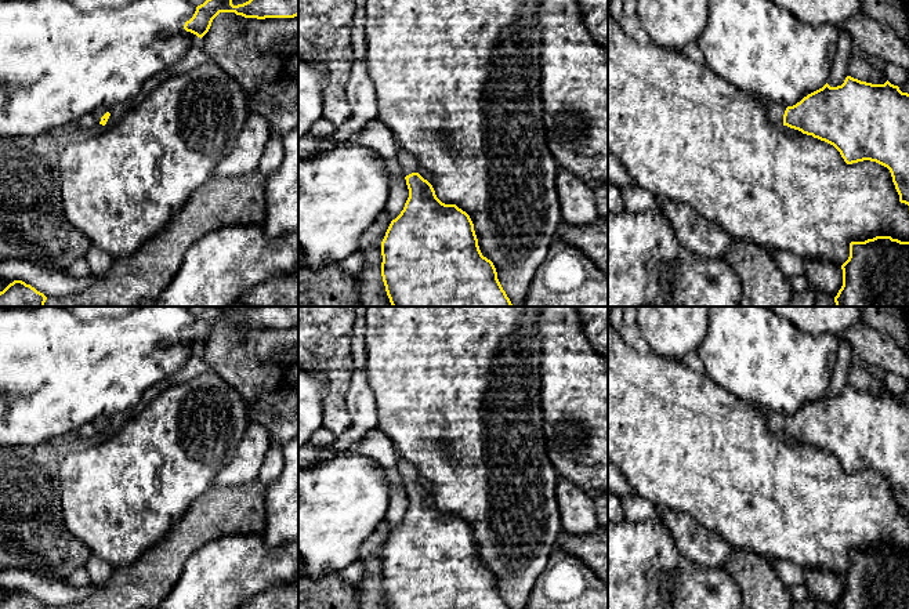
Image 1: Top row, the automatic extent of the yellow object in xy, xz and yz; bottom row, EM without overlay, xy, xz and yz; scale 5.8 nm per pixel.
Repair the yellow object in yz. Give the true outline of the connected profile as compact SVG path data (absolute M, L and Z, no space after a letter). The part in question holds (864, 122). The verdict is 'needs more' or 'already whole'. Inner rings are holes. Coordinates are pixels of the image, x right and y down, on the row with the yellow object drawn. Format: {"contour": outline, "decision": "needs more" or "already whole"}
{"contour": "M847 76L841 86L830 87L826 83L793 106L775 105L767 98L758 101L772 123L833 145L847 164L870 160L887 167L899 202L909 206L909 94L898 86L888 80L872 84Z", "decision": "needs more"}

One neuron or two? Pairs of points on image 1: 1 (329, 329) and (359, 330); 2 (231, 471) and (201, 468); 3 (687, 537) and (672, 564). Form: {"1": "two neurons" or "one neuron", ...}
{"1": "two neurons", "2": "two neurons", "3": "two neurons"}

